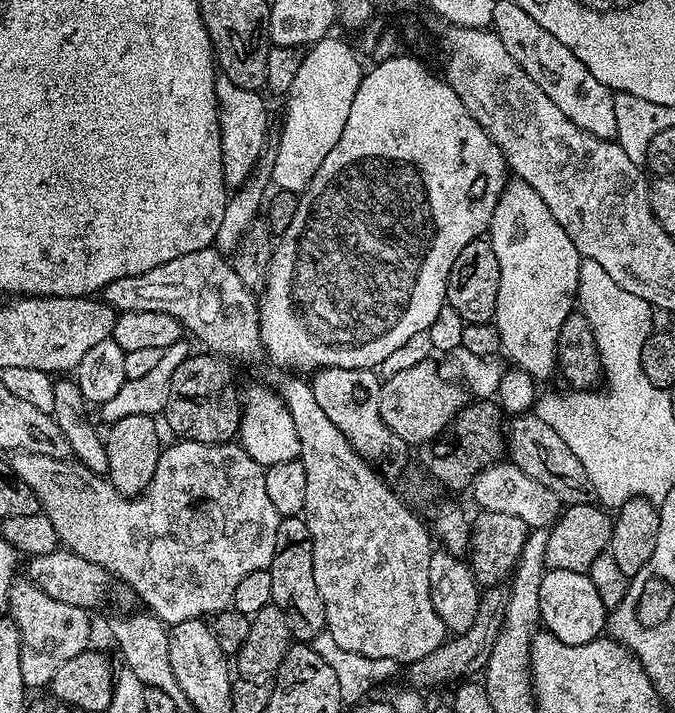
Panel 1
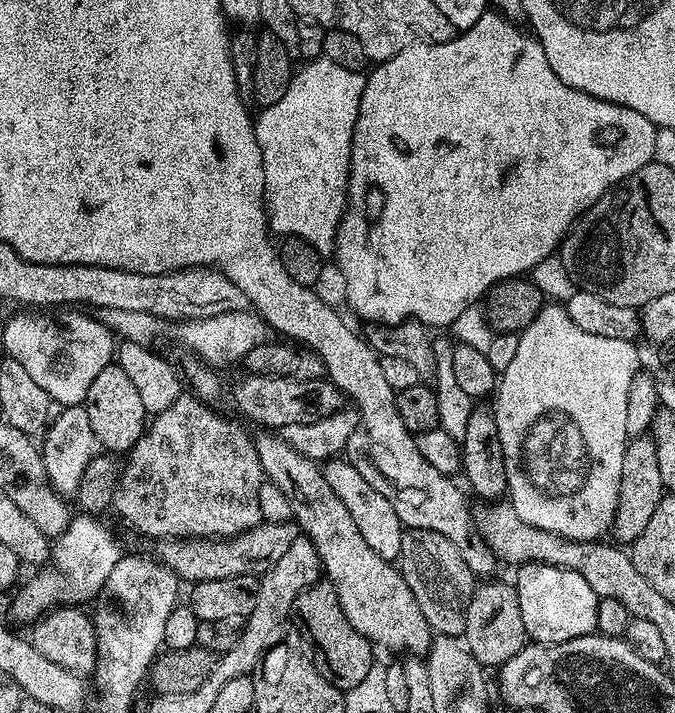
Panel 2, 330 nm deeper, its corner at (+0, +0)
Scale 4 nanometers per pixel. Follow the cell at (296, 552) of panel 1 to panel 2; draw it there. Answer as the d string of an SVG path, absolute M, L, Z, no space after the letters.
M317 582L299 593L294 600L291 619L300 623L298 631L310 645L316 669L322 674L322 678L326 678L326 682L341 690L347 690L358 686L358 682L362 682L362 678L370 674L374 667L374 645L362 634L358 634L354 626L350 626L331 582Z

